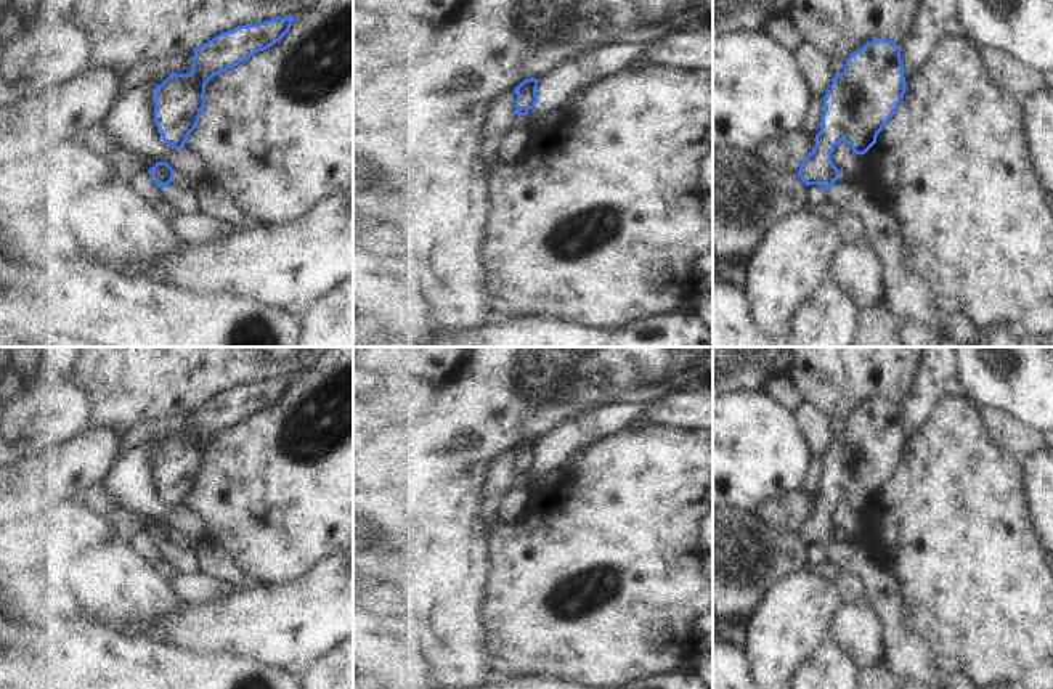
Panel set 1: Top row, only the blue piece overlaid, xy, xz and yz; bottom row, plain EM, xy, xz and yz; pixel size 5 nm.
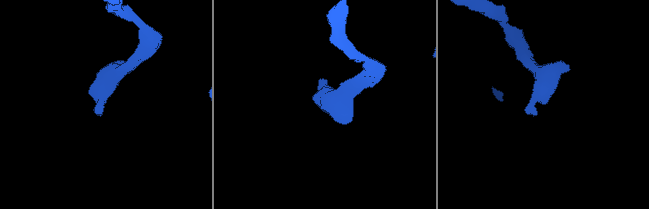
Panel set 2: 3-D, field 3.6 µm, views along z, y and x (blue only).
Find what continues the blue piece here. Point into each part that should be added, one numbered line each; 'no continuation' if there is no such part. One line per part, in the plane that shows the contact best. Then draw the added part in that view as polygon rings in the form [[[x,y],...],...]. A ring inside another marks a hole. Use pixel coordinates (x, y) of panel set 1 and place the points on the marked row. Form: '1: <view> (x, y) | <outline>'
1: xy (183, 199) | [[[175,181],[162,190],[162,199],[173,206],[180,215],[194,215],[201,207],[194,190],[183,188]]]

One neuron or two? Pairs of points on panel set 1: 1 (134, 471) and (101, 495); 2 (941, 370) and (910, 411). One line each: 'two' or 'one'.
1: two
2: one

